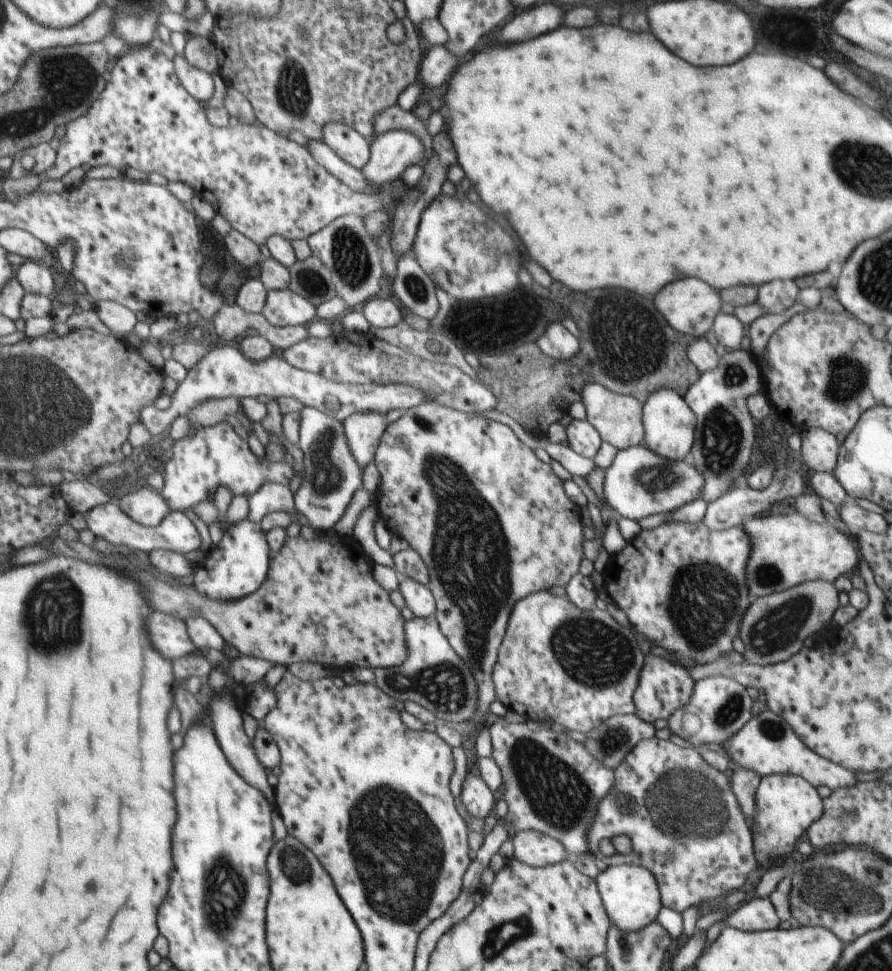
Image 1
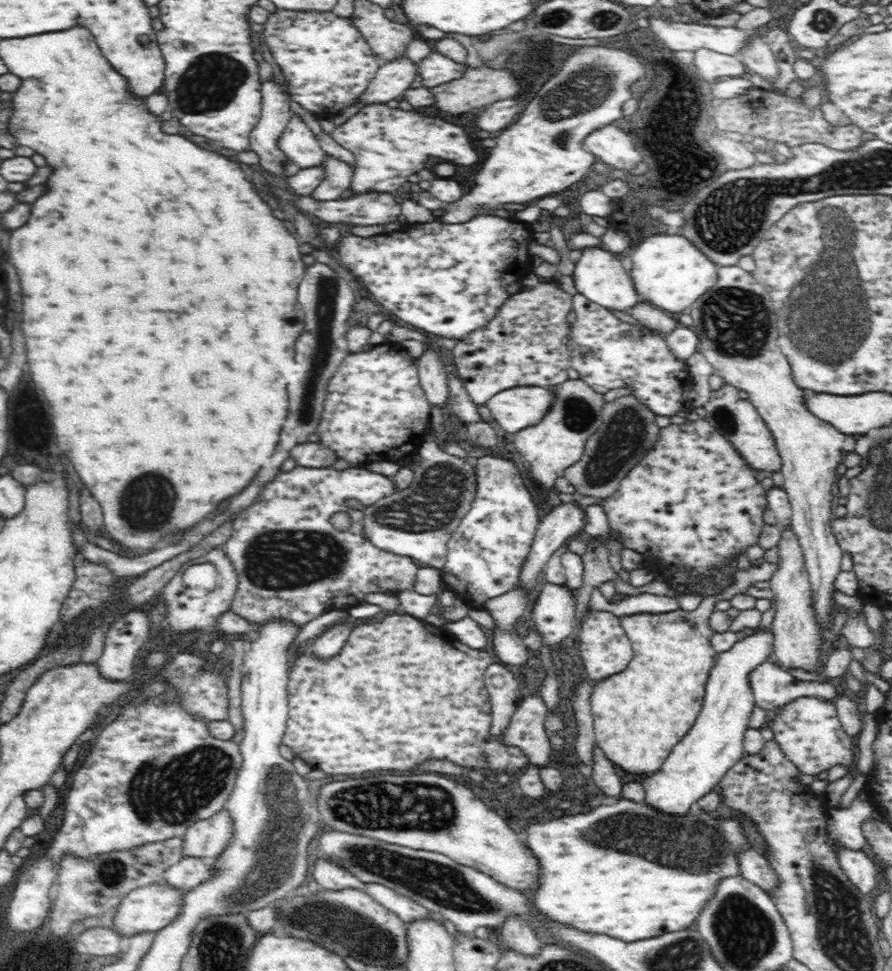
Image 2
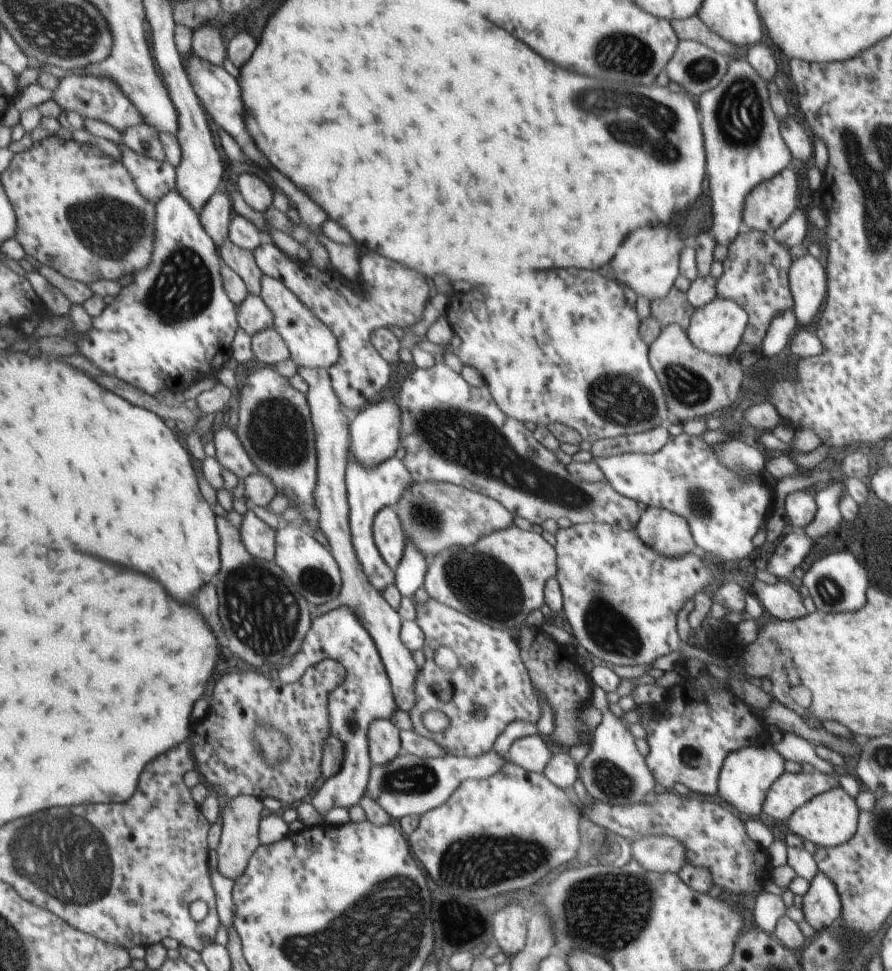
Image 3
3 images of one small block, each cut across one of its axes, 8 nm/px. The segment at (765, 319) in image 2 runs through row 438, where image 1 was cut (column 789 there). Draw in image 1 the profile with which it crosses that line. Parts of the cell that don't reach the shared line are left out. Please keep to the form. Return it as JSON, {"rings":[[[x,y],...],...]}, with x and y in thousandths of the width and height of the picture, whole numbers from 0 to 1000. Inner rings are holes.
{"rings":[[[868,797],[853,800],[845,816],[846,836],[839,849],[842,851],[843,869],[846,871],[846,883],[849,892],[865,892],[865,887],[872,888],[876,884],[882,883],[882,880],[889,877],[891,865],[898,861],[900,853],[907,849],[914,848],[920,840],[920,822],[916,820],[914,811],[893,798]]]}

